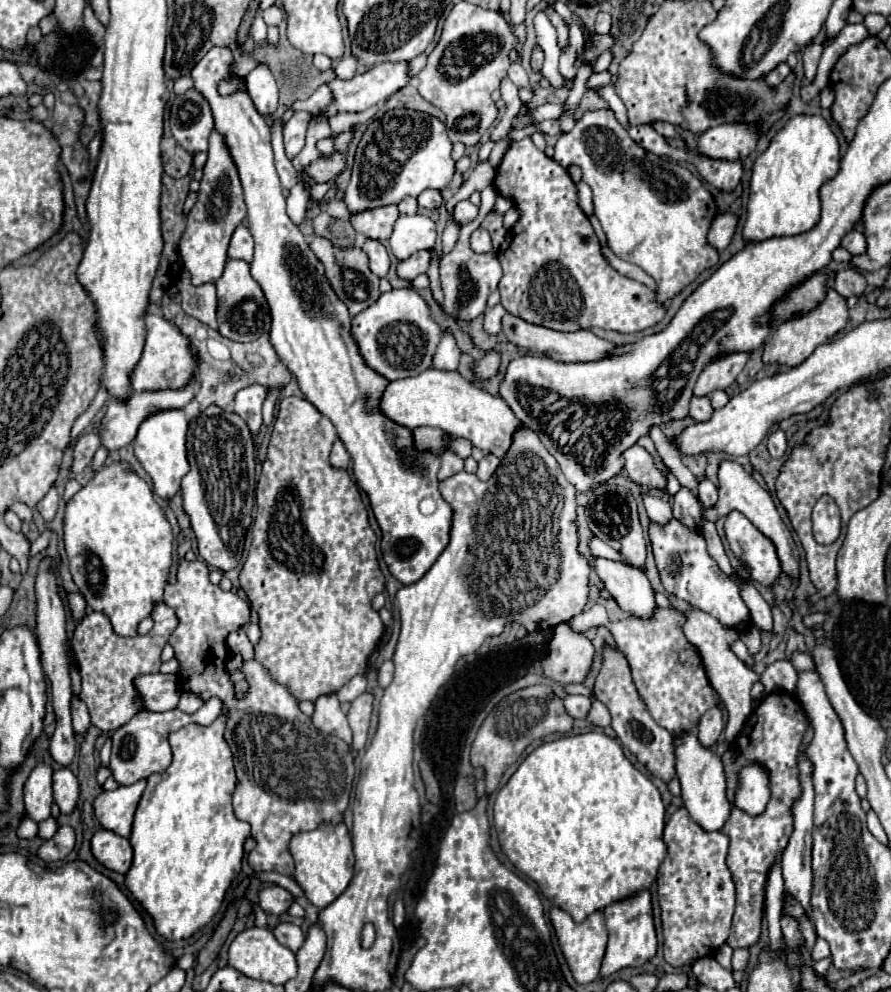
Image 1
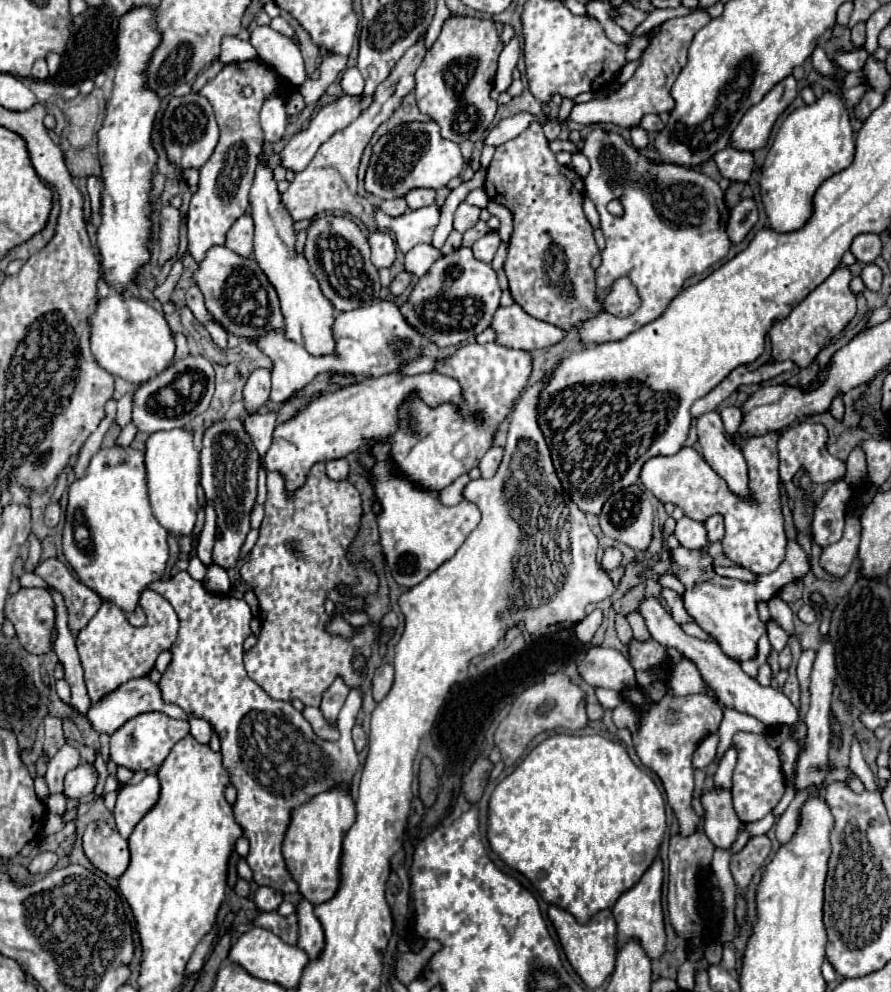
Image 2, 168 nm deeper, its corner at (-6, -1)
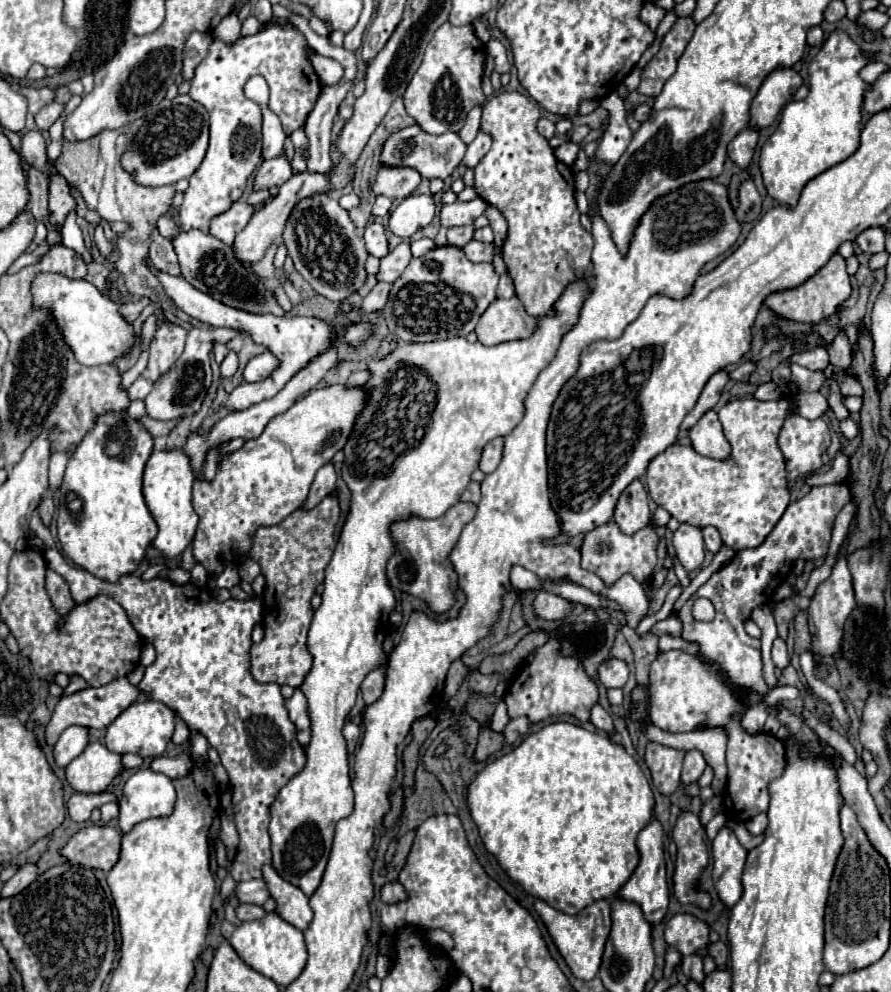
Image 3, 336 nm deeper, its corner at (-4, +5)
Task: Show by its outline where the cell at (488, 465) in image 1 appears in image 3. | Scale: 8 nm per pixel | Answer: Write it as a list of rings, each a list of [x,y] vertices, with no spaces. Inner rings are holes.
[[[493,438],[493,440],[485,446],[485,450],[483,450],[483,458],[481,458],[479,468],[481,468],[485,474],[493,472],[493,470],[499,466],[501,456],[503,456],[503,438]]]

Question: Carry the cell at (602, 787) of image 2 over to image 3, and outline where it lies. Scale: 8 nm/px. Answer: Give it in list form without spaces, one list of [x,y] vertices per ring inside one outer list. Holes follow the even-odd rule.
[[[553,722],[549,726],[543,726],[539,732],[527,736],[511,752],[487,762],[485,768],[481,772],[477,772],[475,778],[471,780],[471,784],[467,786],[467,804],[469,804],[469,814],[471,814],[473,822],[477,824],[477,830],[483,840],[485,850],[497,858],[497,862],[505,870],[505,874],[513,882],[521,884],[527,894],[545,900],[549,906],[553,906],[565,914],[577,914],[597,900],[615,898],[617,890],[629,880],[629,876],[633,874],[633,870],[639,864],[639,852],[635,846],[635,838],[637,838],[639,830],[643,830],[651,822],[655,802],[653,802],[653,792],[651,792],[647,778],[643,776],[637,762],[623,750],[623,746],[611,742],[607,738],[607,734],[603,734],[603,732],[589,732],[571,722]]]

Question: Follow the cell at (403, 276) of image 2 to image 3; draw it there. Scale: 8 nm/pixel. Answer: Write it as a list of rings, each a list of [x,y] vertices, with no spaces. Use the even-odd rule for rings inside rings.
[[[377,282],[377,286],[363,298],[361,302],[361,314],[373,314],[373,312],[379,312],[385,308],[385,302],[387,302],[387,296],[389,296],[389,290],[391,290],[391,284],[387,282]]]

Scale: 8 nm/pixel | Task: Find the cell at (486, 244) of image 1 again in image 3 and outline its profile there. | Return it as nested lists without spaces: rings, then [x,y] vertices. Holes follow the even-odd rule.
[[[471,240],[469,244],[465,244],[463,252],[471,262],[491,262],[493,260],[493,244]]]

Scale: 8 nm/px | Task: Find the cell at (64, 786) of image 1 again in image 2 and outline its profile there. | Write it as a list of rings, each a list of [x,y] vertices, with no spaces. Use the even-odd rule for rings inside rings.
[[[93,764],[77,766],[77,768],[73,768],[71,772],[67,772],[63,794],[65,794],[67,798],[79,800],[79,798],[87,796],[87,794],[95,788],[95,782],[97,782],[97,774],[95,774]]]

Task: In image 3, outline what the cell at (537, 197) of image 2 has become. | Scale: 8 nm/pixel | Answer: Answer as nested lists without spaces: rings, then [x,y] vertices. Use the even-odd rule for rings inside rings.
[[[499,92],[491,100],[485,102],[483,116],[481,116],[481,130],[491,134],[491,150],[473,170],[475,174],[475,192],[487,204],[495,206],[509,224],[507,238],[503,242],[503,260],[507,266],[509,276],[513,278],[517,298],[521,300],[523,308],[531,316],[543,316],[553,312],[555,300],[561,296],[565,286],[577,280],[585,266],[589,266],[589,256],[593,248],[593,238],[589,232],[581,228],[579,210],[575,206],[575,180],[573,170],[559,162],[553,154],[549,142],[537,132],[537,122],[541,118],[541,110],[535,106],[537,102],[529,100],[519,92]]]

